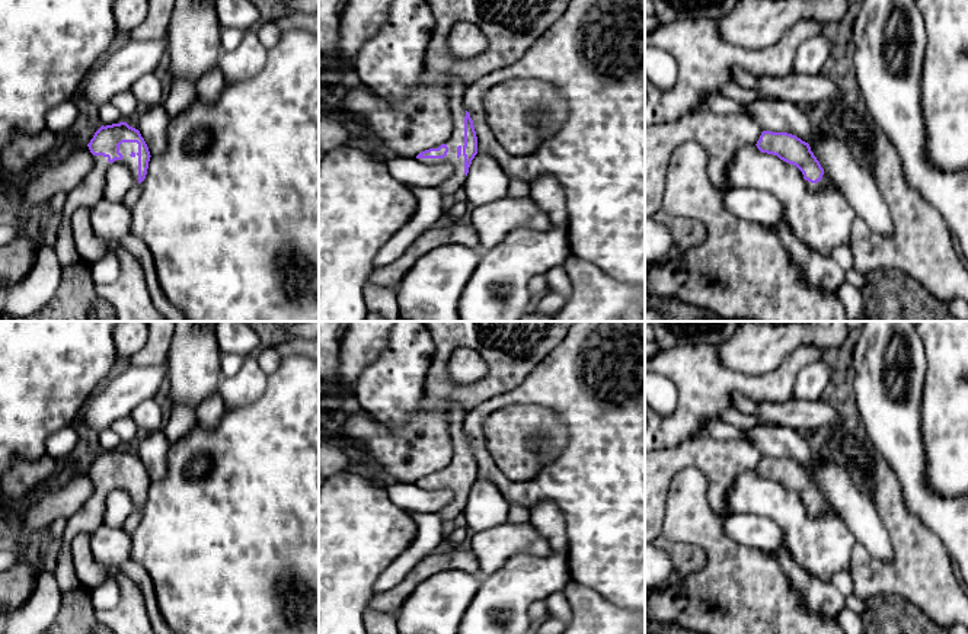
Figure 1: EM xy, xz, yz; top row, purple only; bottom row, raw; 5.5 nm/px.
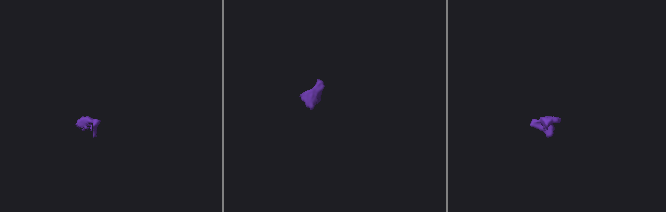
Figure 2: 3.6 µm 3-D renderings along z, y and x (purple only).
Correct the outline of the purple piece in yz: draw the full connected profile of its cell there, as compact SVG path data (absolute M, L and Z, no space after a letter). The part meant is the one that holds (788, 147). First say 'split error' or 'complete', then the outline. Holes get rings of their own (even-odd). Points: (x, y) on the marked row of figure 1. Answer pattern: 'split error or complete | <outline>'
split error | M763 131L755 145L761 153L777 156L780 160L796 166L802 172L809 192L820 192L827 188L837 189L811 151L809 144L796 135Z

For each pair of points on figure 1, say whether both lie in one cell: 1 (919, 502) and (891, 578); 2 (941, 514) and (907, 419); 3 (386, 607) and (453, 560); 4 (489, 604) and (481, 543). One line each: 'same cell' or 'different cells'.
1: different cells
2: same cell
3: same cell
4: different cells

